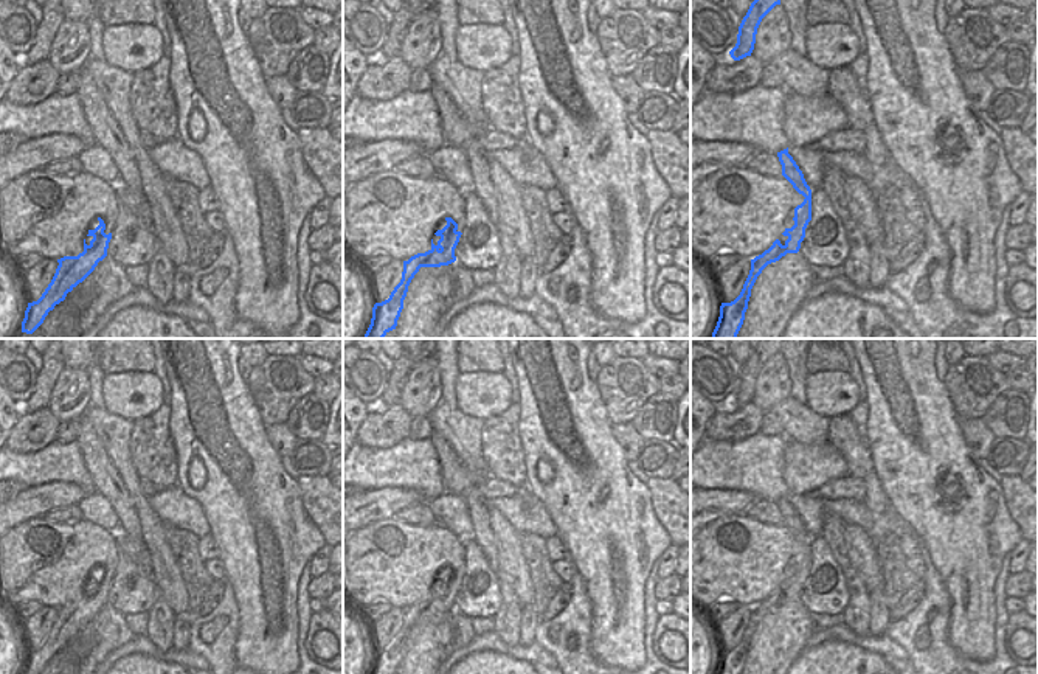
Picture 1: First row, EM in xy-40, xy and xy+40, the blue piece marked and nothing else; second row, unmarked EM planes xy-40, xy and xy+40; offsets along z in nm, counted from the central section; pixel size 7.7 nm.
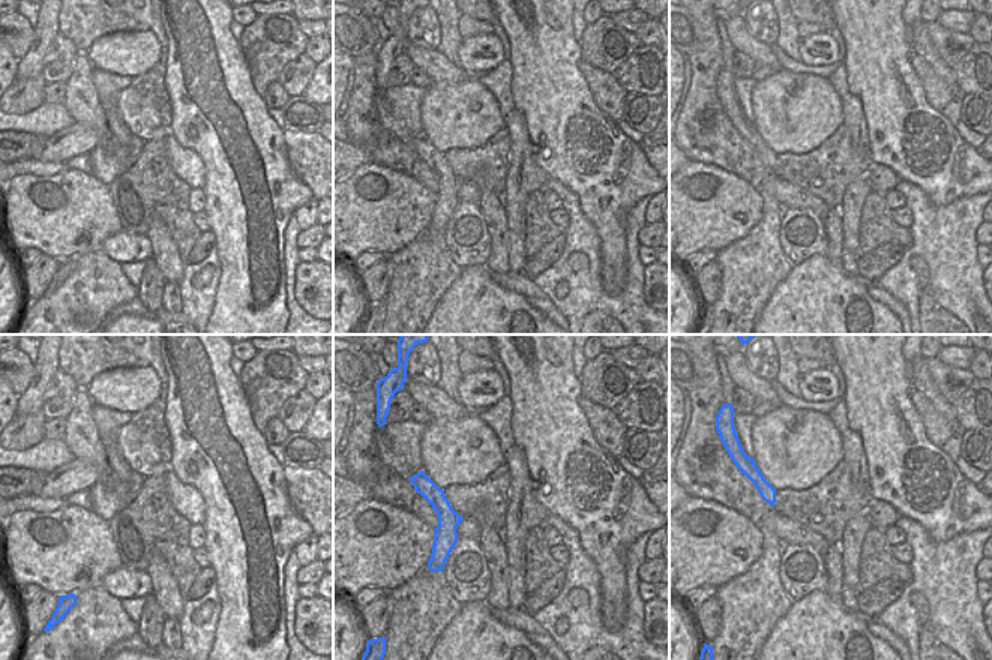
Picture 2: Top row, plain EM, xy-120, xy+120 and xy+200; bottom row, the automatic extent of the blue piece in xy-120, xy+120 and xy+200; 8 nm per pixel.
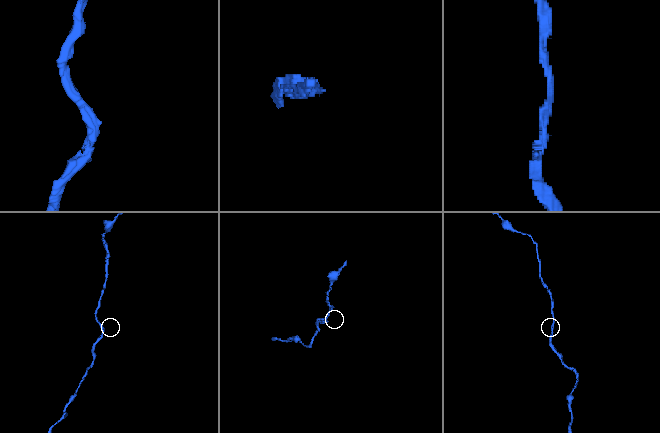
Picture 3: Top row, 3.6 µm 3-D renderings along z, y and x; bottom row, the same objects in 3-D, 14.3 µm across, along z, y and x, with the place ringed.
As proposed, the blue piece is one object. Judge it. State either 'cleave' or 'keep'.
keep

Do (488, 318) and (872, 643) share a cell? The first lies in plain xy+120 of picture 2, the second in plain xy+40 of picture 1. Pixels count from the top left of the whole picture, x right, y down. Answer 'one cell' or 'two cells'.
two cells

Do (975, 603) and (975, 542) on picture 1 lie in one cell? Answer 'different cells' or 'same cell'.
same cell

